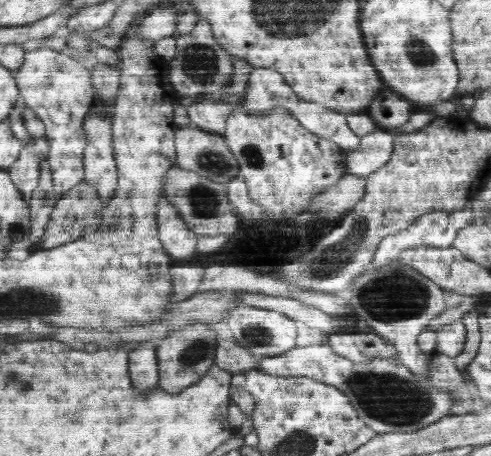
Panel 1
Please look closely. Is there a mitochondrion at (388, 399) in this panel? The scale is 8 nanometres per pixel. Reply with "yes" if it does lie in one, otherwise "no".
yes

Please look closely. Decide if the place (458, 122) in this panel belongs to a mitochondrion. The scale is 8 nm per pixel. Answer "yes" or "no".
no

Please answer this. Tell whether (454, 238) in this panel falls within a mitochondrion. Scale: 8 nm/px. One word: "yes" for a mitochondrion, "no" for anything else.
no

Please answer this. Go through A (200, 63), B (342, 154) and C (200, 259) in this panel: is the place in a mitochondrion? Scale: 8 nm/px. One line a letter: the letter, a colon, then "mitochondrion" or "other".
A: mitochondrion
B: other
C: other

